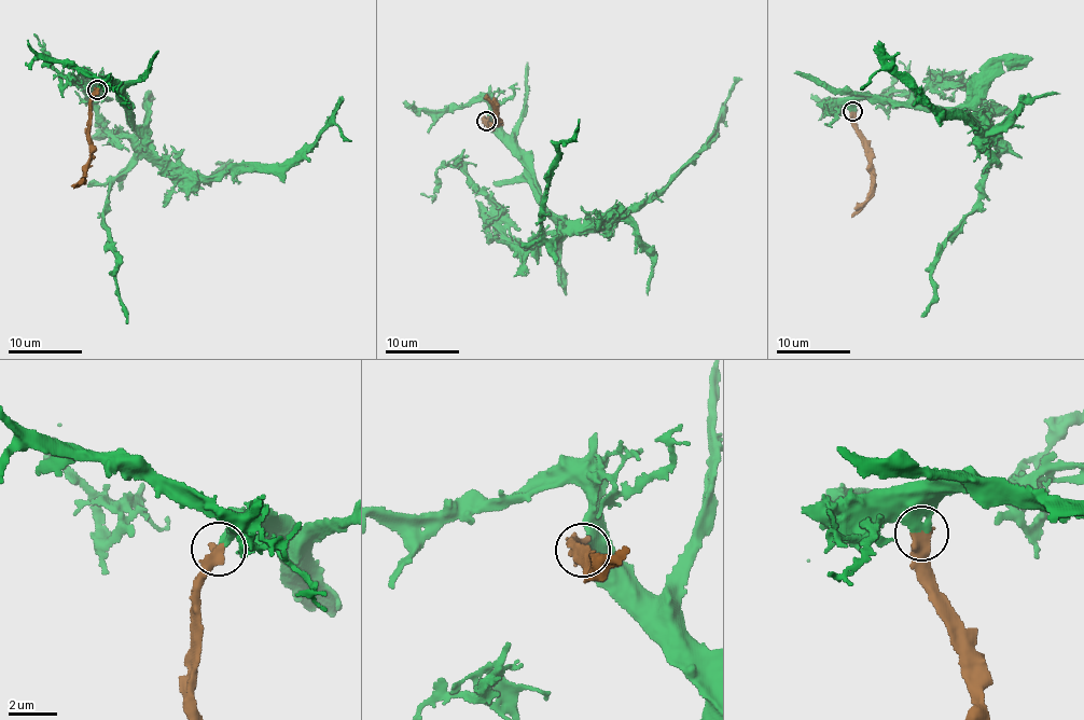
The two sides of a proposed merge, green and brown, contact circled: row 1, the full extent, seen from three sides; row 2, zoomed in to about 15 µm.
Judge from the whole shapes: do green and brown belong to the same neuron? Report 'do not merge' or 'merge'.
merge

